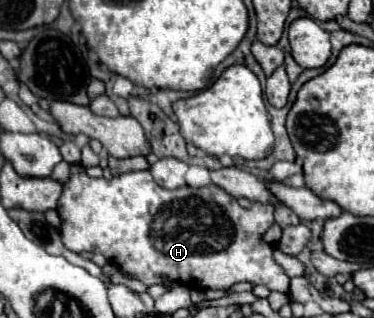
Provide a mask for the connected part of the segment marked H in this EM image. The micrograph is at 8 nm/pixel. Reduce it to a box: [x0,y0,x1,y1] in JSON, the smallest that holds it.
[57,166,289,292]

